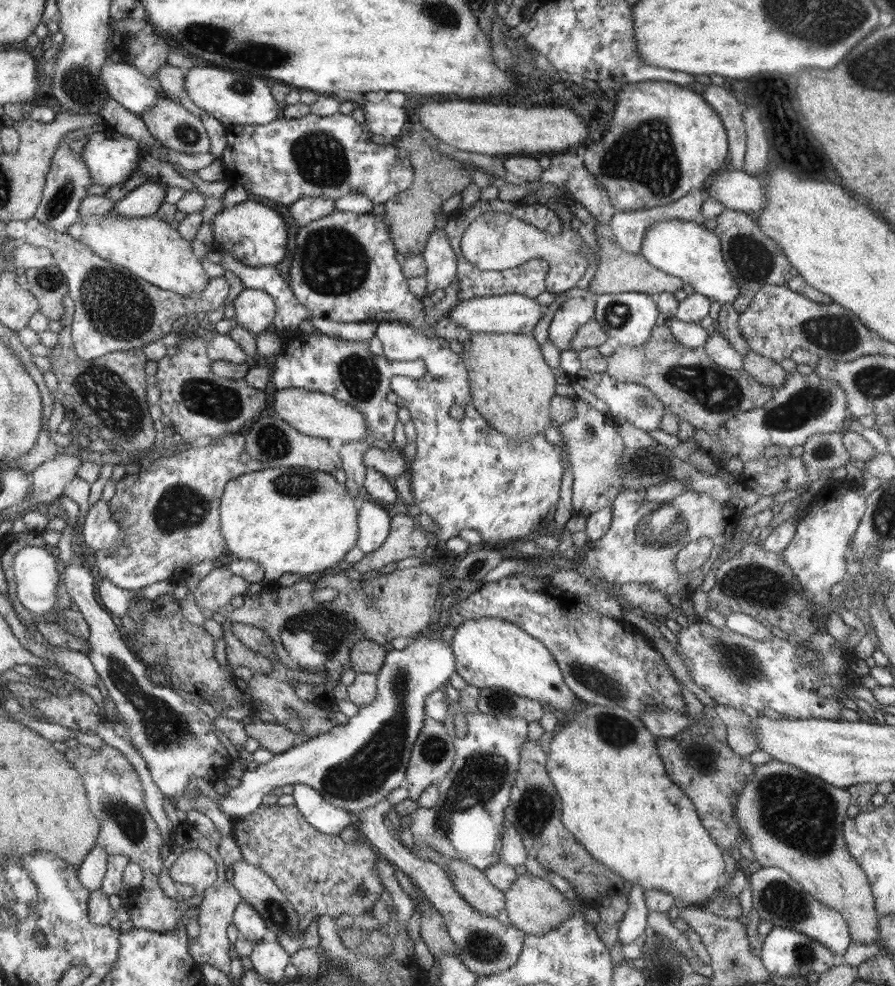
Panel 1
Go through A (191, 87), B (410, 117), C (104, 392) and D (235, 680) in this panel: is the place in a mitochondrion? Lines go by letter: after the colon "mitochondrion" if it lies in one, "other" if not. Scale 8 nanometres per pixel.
A: other
B: other
C: mitochondrion
D: other

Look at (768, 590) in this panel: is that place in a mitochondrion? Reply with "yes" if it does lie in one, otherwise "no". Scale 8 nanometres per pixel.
yes

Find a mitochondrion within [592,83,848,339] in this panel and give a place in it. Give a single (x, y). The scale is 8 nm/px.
(644, 155)

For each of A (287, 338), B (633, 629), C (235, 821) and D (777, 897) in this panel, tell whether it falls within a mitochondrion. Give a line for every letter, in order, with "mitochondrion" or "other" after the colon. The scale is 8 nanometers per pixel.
A: other
B: other
C: other
D: mitochondrion

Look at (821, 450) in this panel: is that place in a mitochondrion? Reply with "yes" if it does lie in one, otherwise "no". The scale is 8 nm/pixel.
yes

